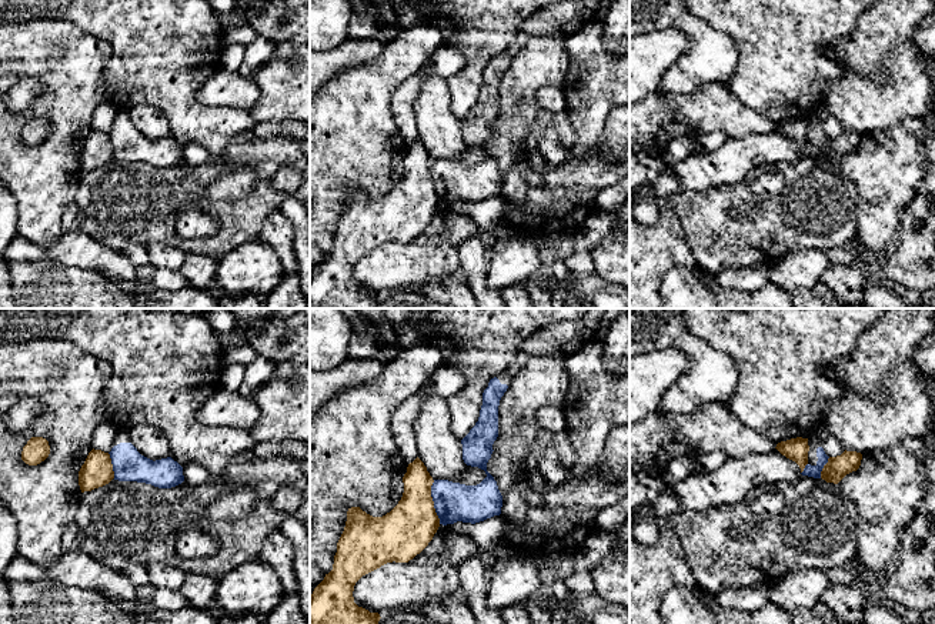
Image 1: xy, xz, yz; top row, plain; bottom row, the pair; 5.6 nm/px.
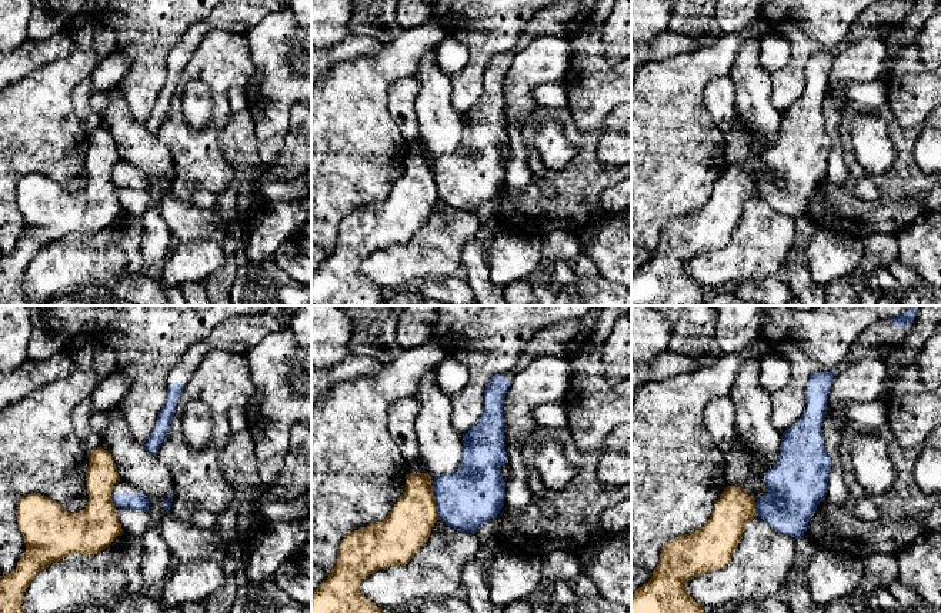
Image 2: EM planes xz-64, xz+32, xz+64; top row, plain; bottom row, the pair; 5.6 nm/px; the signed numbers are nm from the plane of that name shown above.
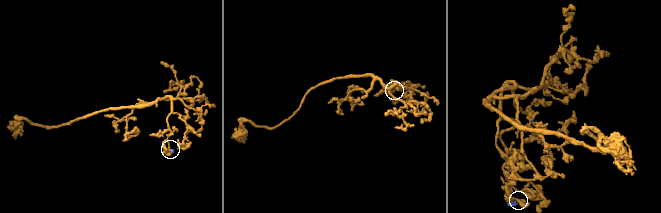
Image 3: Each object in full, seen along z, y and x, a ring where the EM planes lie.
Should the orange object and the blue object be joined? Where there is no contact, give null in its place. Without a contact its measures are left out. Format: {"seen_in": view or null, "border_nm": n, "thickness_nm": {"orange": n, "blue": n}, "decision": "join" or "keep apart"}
{"seen_in": "xz", "border_nm": 260, "thickness_nm": {"orange": 280, "blue": 220}, "decision": "keep apart"}

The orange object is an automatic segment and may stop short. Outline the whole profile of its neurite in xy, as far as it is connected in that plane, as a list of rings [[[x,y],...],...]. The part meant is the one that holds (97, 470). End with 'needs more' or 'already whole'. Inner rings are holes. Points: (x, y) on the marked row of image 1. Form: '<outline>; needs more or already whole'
[[[91,450],[79,471],[81,493],[108,484],[114,478],[113,464],[108,453]]]; already whole

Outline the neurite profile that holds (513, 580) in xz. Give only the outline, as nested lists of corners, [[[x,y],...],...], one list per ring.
[[[518,555],[497,558],[488,568],[485,601],[495,610],[524,603],[541,585],[538,561]]]

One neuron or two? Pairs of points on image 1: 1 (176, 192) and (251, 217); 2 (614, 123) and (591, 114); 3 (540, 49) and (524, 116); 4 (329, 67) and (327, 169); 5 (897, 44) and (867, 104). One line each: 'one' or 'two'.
1: one
2: two
3: one
4: two
5: one

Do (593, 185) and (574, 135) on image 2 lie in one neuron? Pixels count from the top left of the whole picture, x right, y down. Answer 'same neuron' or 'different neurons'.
same neuron

